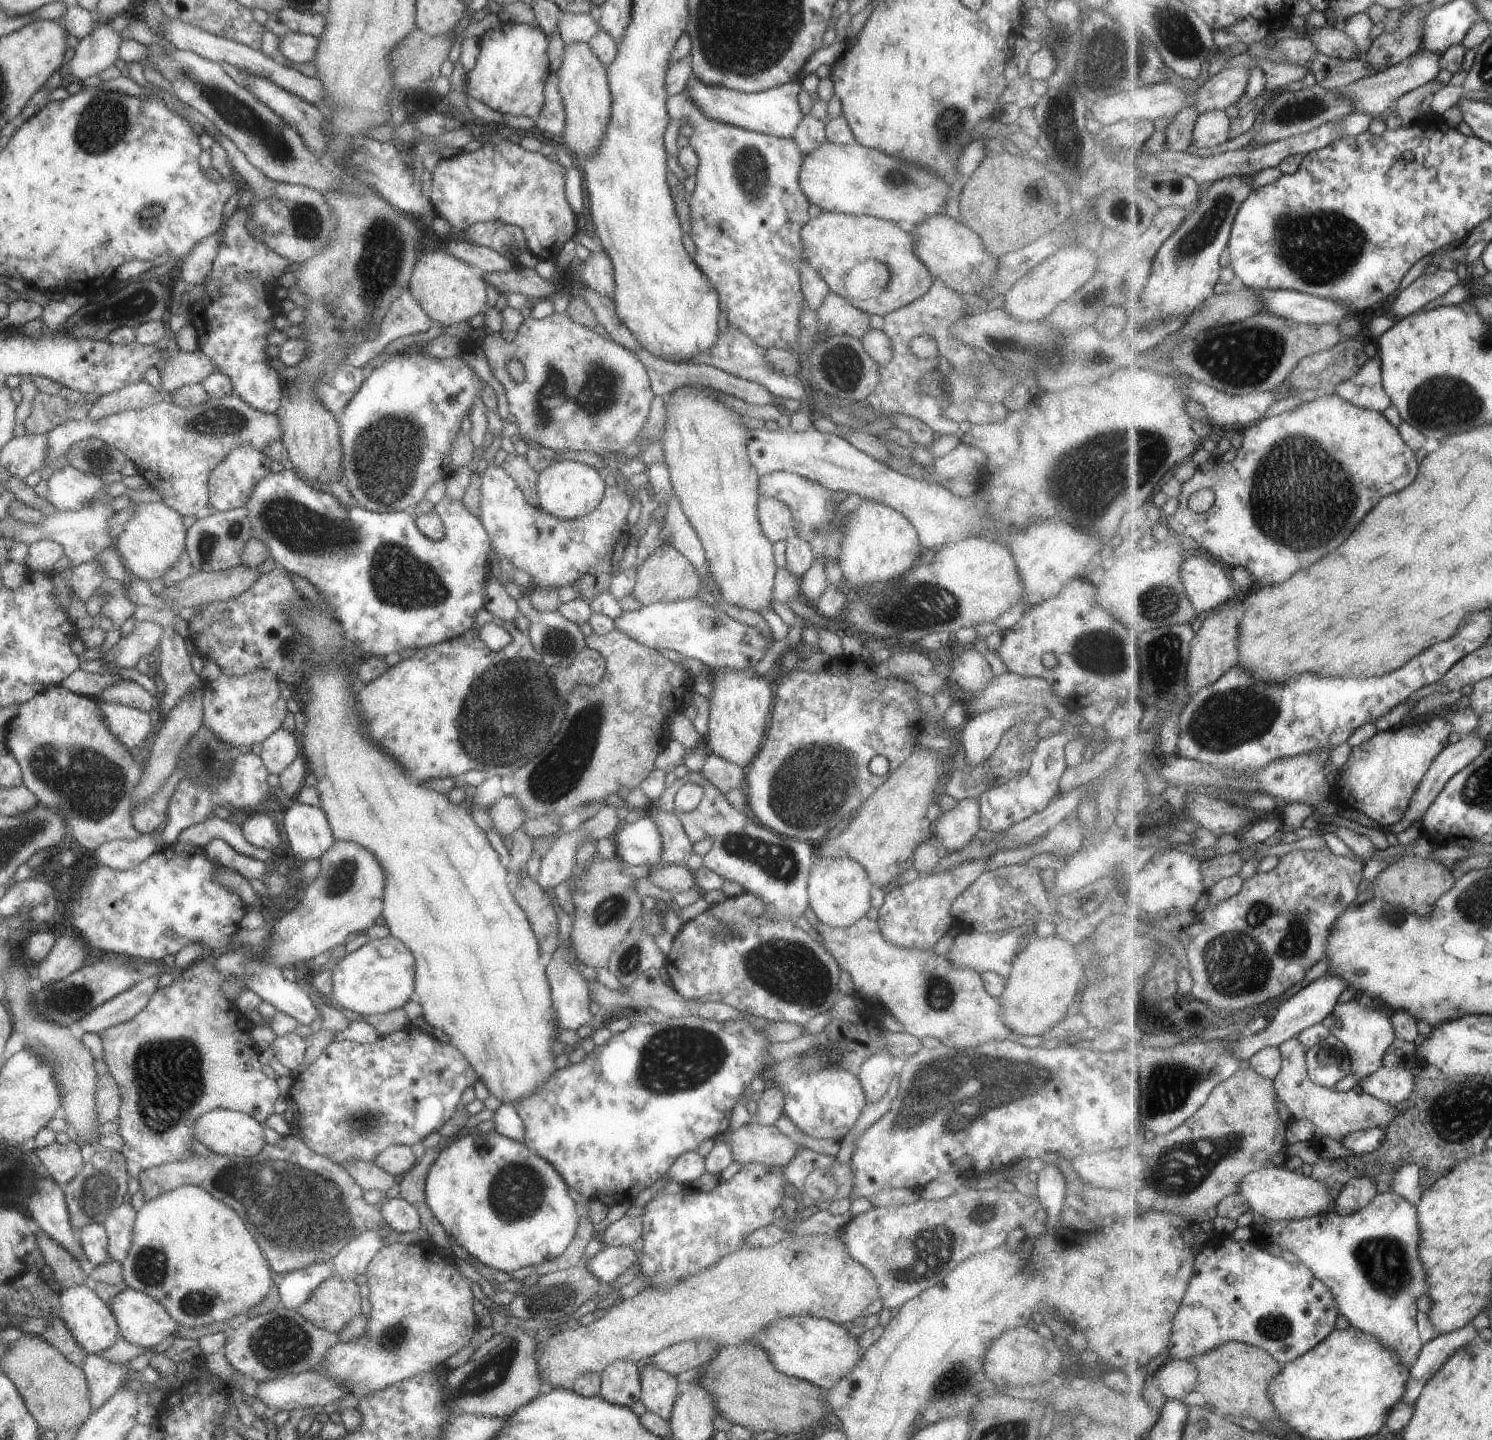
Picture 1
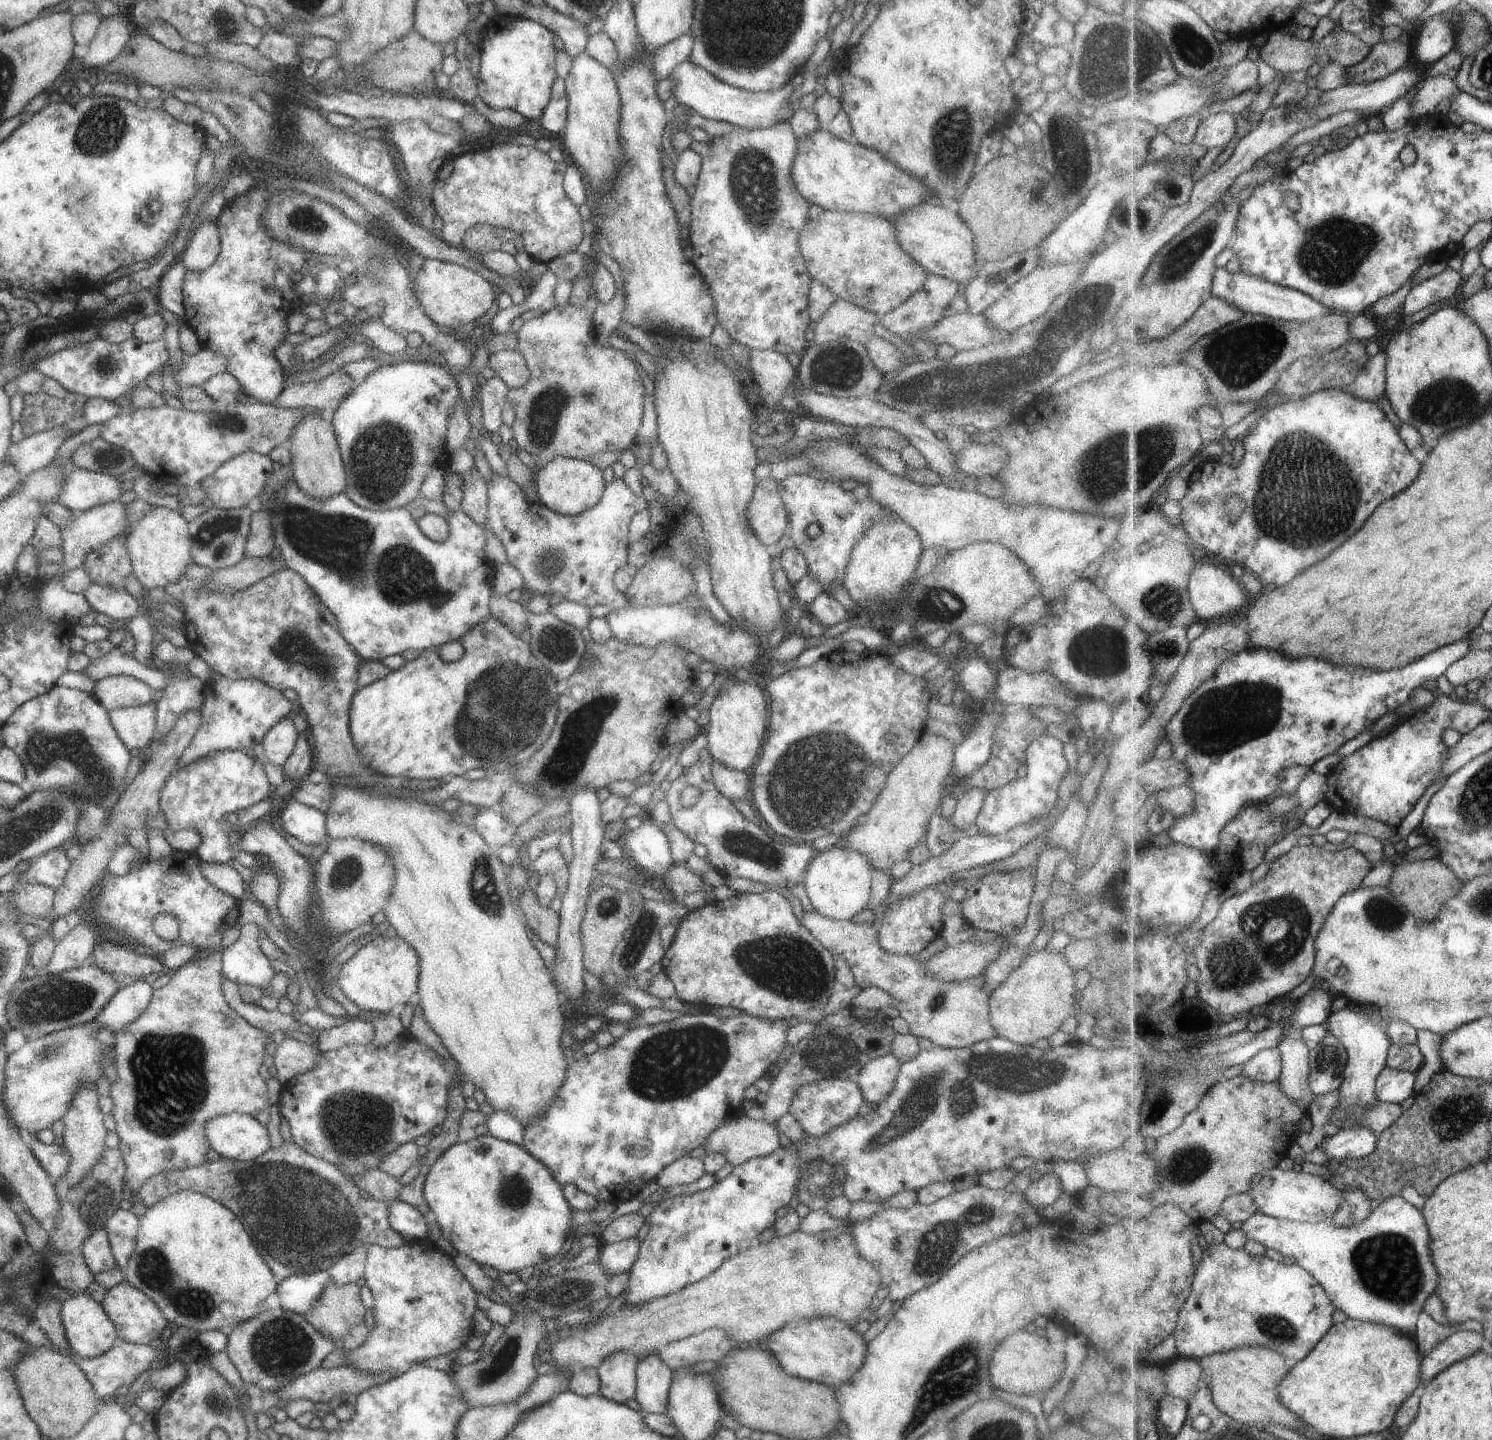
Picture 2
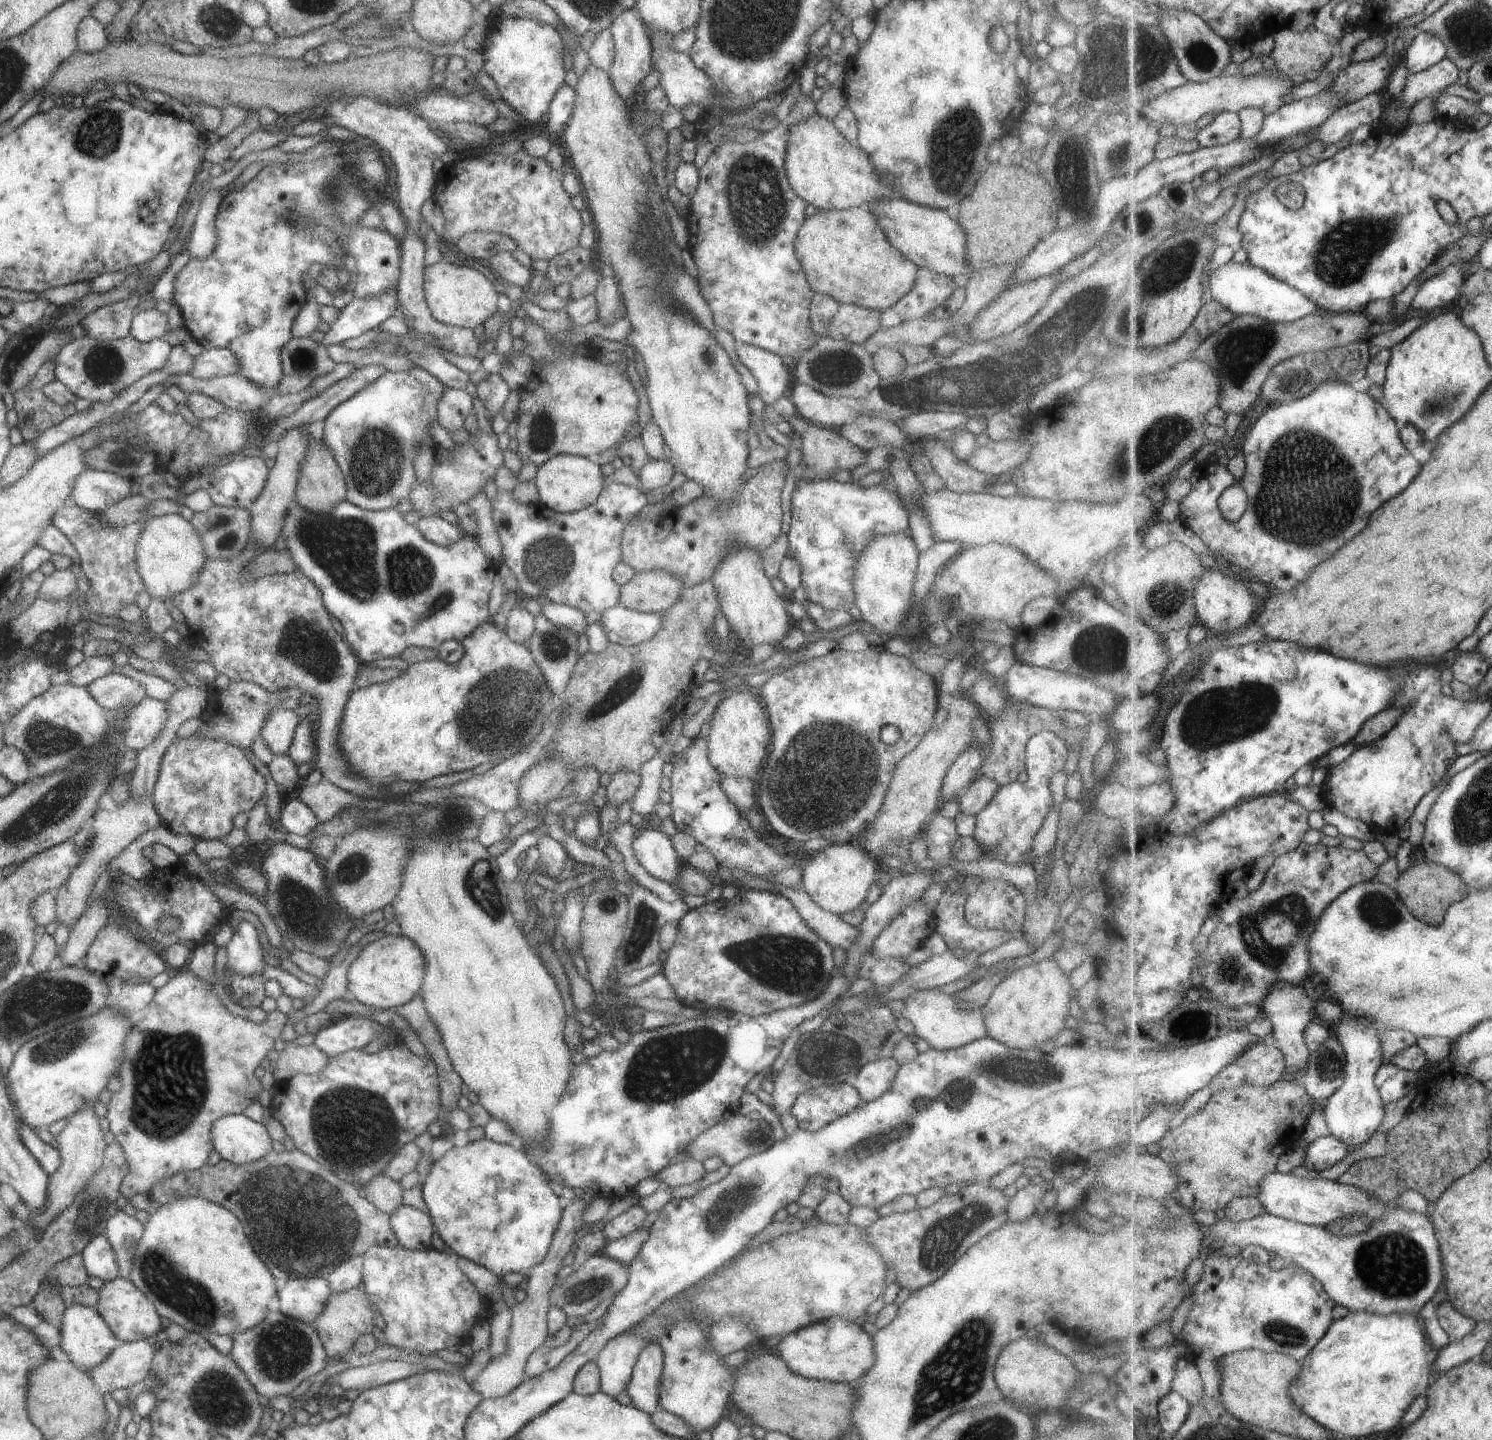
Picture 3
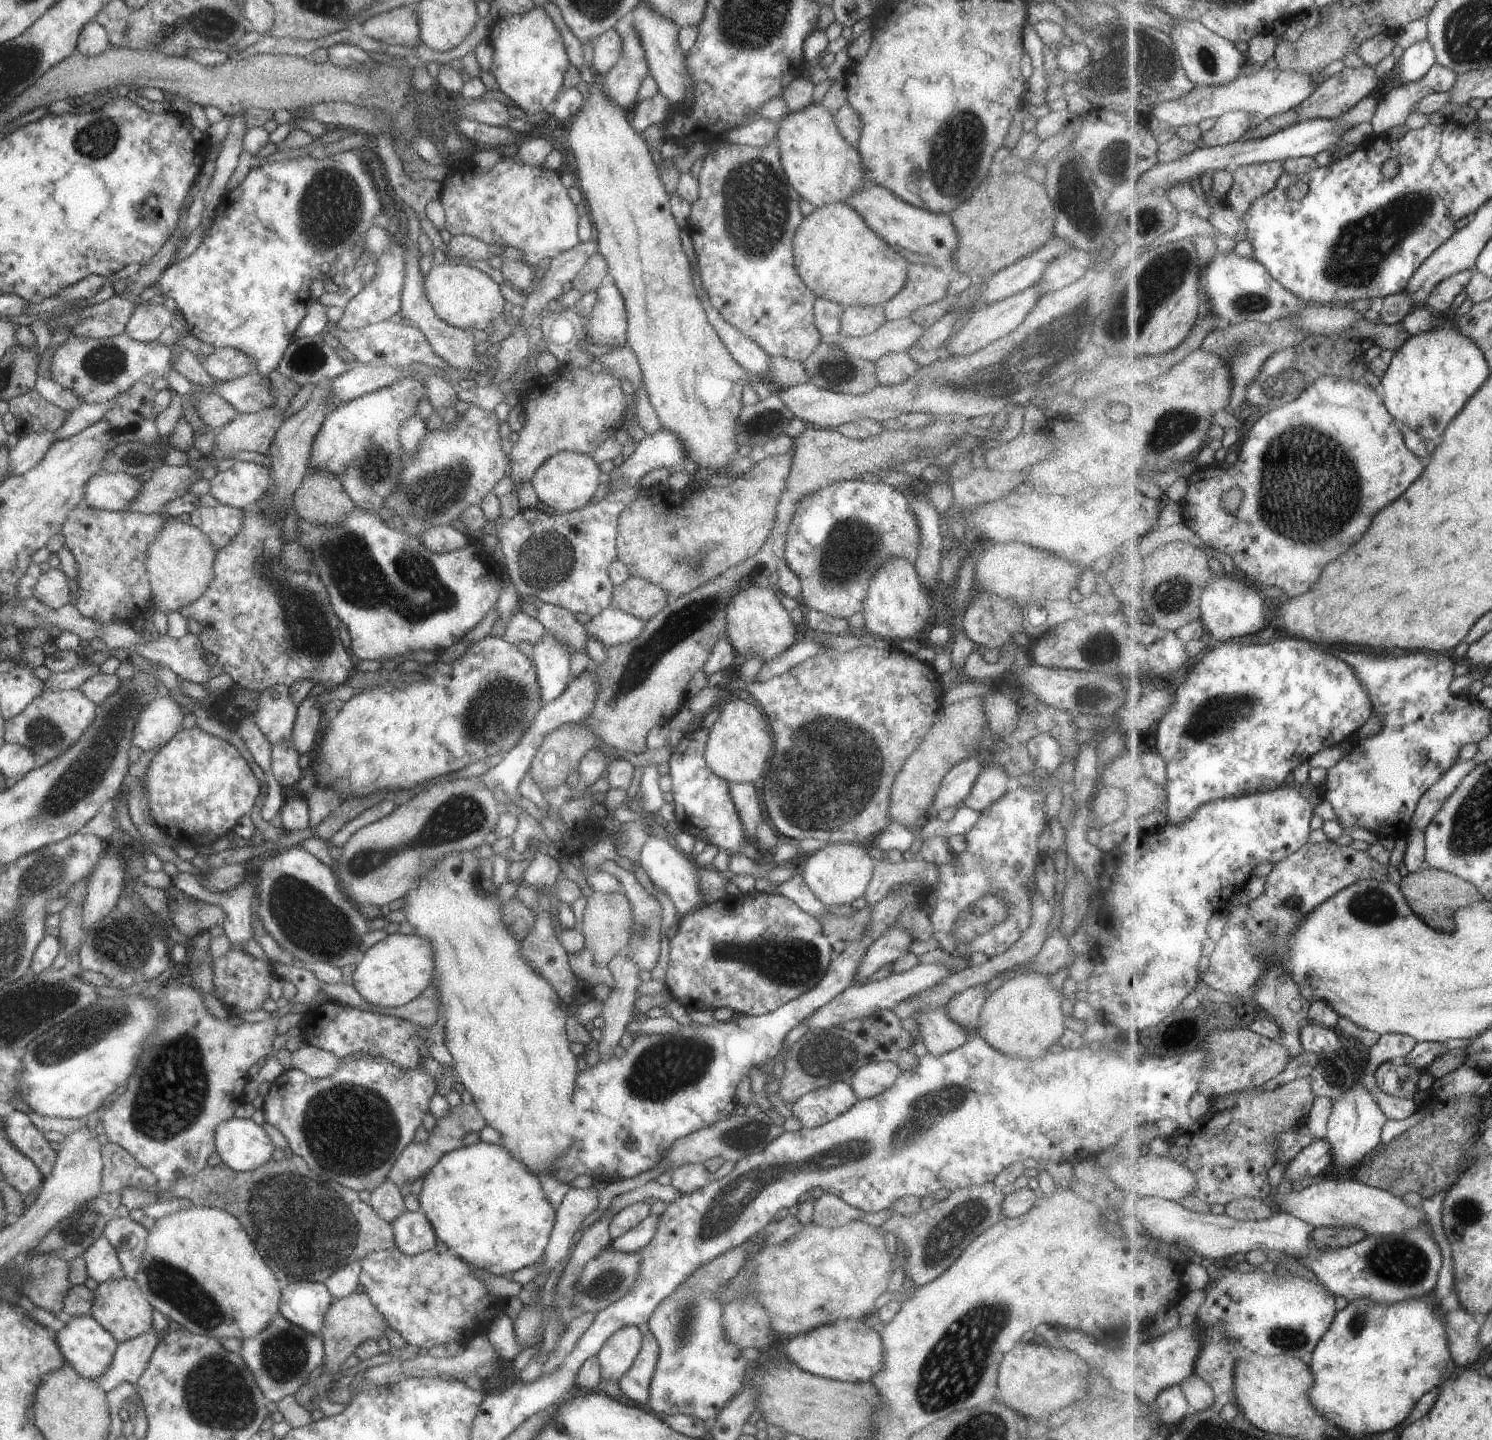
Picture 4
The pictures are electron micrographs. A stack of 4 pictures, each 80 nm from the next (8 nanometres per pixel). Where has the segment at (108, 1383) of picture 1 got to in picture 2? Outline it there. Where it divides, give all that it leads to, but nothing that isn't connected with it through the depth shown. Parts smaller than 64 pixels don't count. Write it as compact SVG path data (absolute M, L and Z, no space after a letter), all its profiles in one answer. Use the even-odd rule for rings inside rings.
M119 1343L111 1347L107 1352L104 1352L98 1357L91 1357L82 1359L77 1357L73 1360L74 1363L85 1373L87 1380L90 1382L93 1392L97 1398L101 1399L103 1396L113 1395L113 1391L123 1384L130 1385L139 1374L143 1374L149 1370L149 1364L154 1360L159 1352L156 1352L148 1344L135 1344L135 1343Z

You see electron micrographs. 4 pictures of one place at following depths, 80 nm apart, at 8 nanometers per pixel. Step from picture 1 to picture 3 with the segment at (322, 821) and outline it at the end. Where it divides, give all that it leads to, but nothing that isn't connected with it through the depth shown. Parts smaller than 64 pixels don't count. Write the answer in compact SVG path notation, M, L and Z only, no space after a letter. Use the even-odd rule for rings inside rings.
M293 798L287 802L282 801L276 823L285 832L307 838L318 822L314 812L306 804Z

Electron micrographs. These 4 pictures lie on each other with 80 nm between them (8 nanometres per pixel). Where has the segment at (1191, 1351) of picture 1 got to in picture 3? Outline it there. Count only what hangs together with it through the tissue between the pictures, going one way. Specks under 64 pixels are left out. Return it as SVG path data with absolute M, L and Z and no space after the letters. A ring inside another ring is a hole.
M1214 1250L1209 1252L1201 1278L1192 1294L1192 1309L1178 1335L1179 1339L1190 1346L1193 1356L1209 1349L1215 1351L1218 1356L1245 1349L1257 1349L1271 1354L1289 1355L1303 1362L1332 1326L1336 1301L1329 1296L1324 1284L1321 1284L1316 1276L1291 1262L1280 1270L1272 1270L1268 1264L1253 1263L1238 1255L1228 1256Z

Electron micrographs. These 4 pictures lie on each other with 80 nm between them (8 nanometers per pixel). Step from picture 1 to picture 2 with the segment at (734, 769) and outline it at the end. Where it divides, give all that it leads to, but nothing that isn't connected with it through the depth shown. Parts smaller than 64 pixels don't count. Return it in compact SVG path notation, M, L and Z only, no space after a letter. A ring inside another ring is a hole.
M712 760L711 778L714 787L731 802L738 800L750 804L750 778L747 773L739 772Z

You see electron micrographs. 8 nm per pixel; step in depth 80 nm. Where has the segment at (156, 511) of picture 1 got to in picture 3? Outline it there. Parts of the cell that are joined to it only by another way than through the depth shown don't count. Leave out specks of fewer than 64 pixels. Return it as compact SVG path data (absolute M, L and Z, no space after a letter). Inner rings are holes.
M180 514L155 515L143 519L143 522L134 548L136 571L150 598L169 604L175 595L196 583L197 575L207 561L204 548L191 523Z

